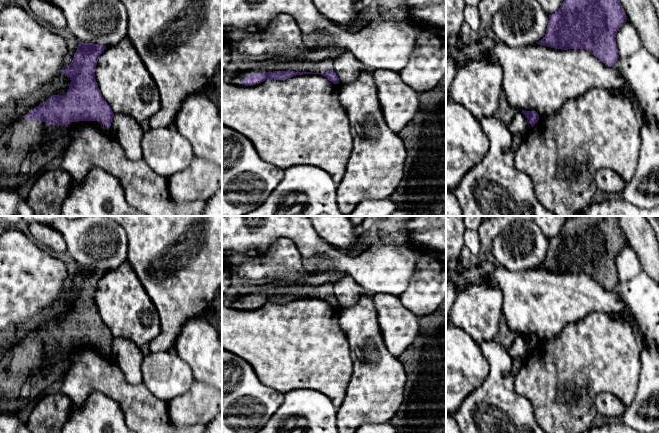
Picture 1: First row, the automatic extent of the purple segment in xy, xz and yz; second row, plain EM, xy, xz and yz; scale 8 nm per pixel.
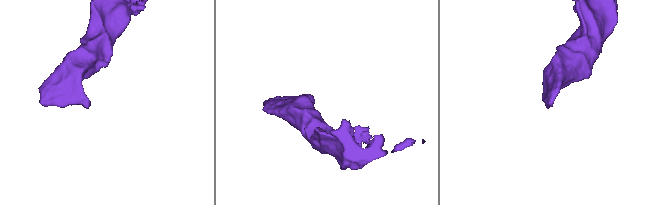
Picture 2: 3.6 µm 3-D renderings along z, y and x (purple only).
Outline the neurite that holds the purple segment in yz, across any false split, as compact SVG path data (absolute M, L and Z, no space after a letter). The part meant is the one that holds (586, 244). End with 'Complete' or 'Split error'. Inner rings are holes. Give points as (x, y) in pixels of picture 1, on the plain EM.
M569 216L559 234L549 239L546 258L537 268L585 273L613 291L619 282L616 257L626 244L618 216Z. Complete

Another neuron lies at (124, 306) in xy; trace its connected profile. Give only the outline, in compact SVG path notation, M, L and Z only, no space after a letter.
M128 262L106 271L97 285L95 303L102 321L114 338L128 339L145 350L161 331L157 310Z

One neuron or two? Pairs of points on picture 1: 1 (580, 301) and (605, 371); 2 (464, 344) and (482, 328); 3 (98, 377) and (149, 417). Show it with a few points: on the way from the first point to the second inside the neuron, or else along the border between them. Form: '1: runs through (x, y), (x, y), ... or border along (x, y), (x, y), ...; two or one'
1: border along (608, 312), (589, 312), (564, 326); two
2: border along (456, 326), (479, 344); two
3: runs through (111, 382), (136, 404); one

